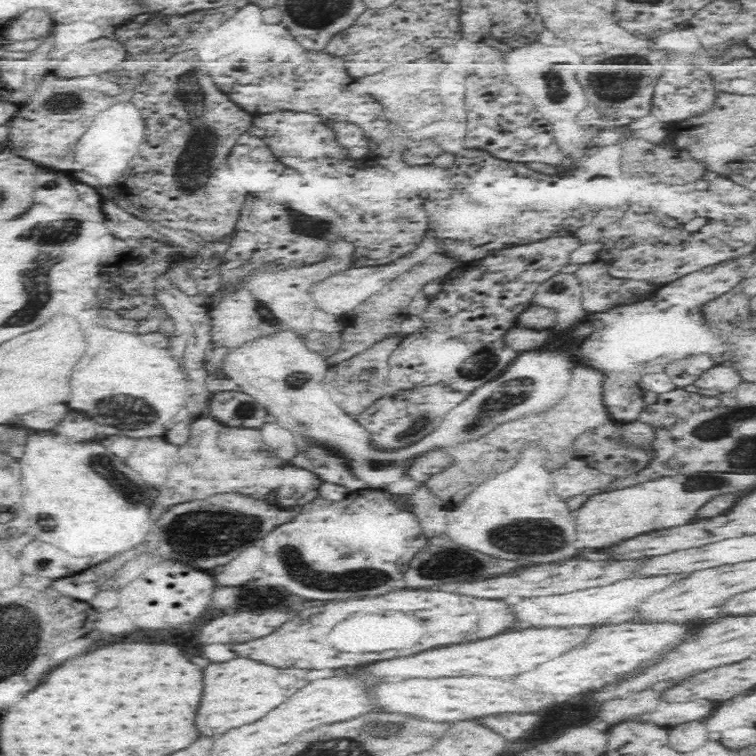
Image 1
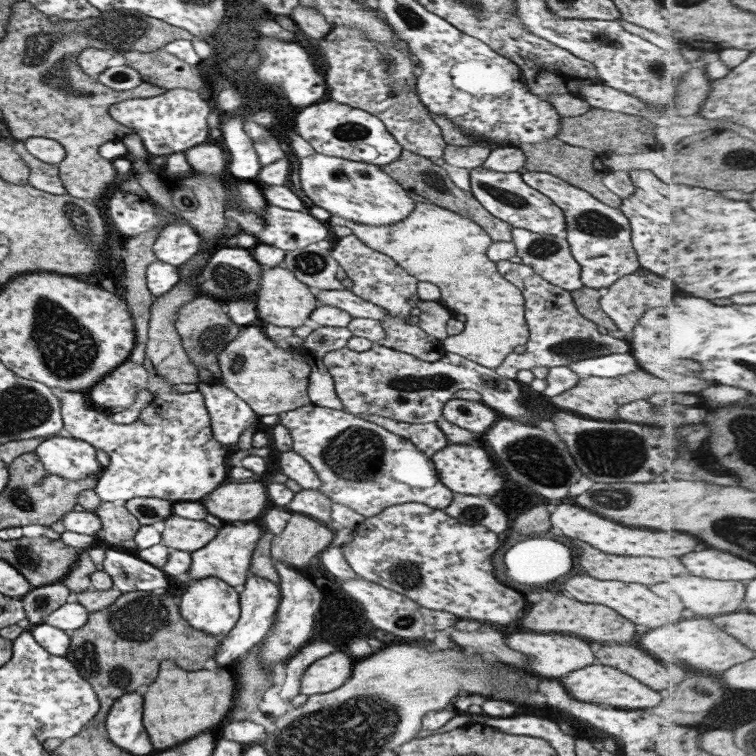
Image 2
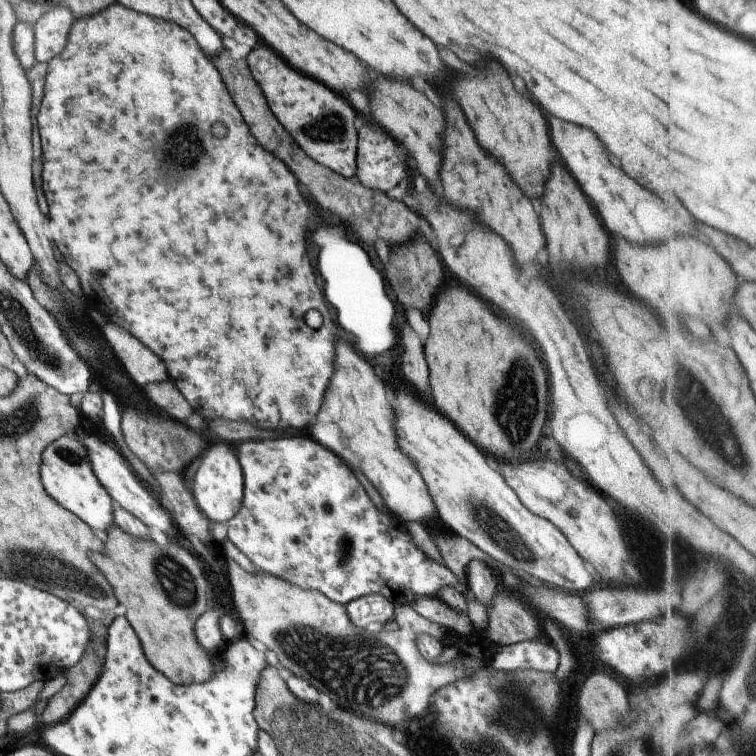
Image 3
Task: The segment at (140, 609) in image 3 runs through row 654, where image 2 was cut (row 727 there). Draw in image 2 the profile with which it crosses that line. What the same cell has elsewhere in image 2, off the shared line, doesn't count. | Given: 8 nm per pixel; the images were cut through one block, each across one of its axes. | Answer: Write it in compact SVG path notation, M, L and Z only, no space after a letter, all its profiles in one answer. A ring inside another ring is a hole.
M172 660L161 661L157 676L142 694L142 723L153 752L167 751L195 737L195 734L213 728L232 706L234 684L234 675L229 668L186 671Z

